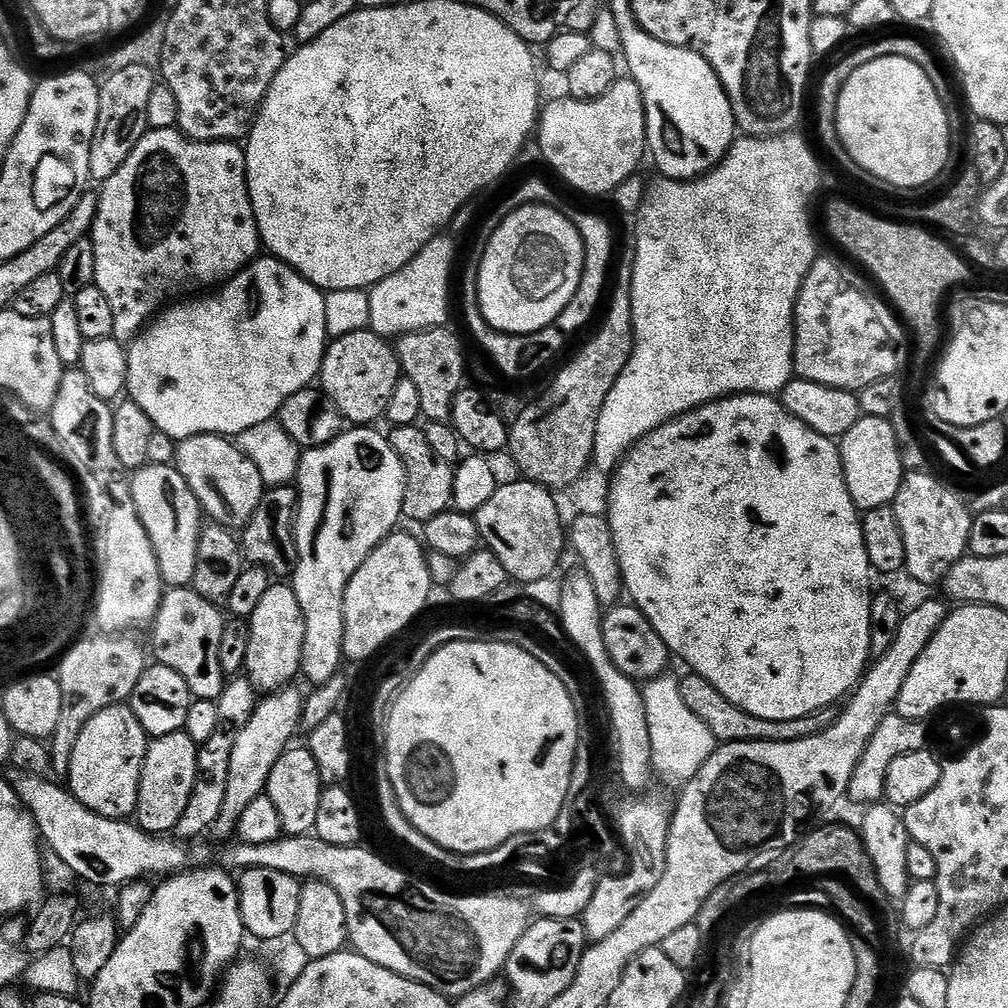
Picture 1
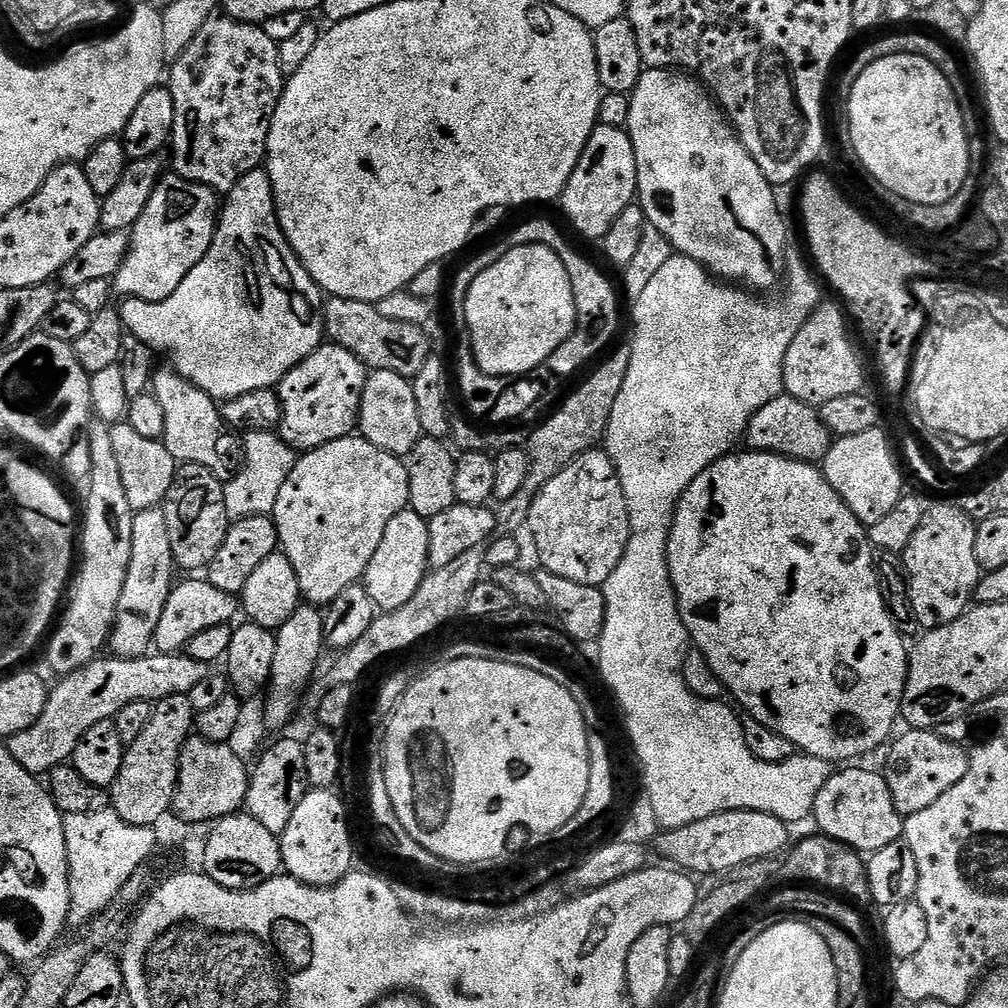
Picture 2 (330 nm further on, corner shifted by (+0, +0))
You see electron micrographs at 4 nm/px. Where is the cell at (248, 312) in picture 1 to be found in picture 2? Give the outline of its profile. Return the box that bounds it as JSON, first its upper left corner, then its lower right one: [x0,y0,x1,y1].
[118,167,326,402]

